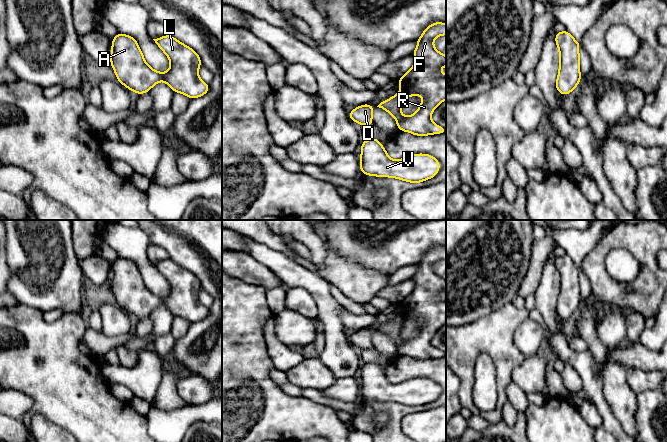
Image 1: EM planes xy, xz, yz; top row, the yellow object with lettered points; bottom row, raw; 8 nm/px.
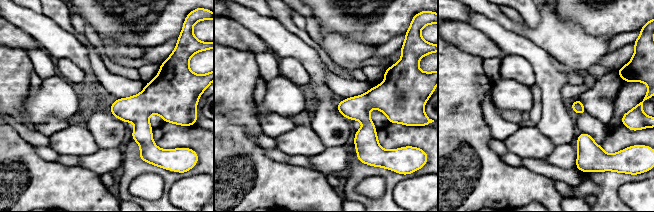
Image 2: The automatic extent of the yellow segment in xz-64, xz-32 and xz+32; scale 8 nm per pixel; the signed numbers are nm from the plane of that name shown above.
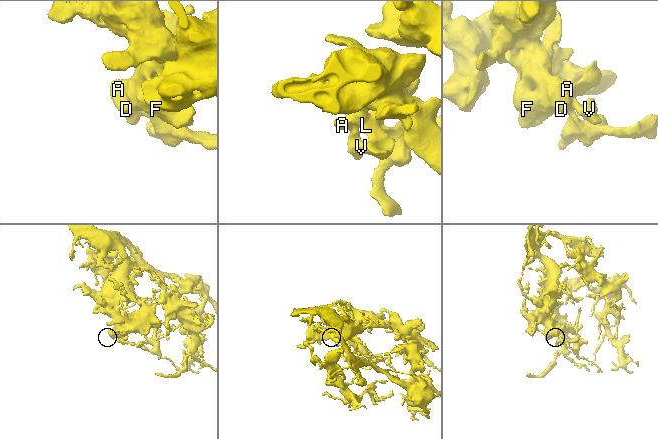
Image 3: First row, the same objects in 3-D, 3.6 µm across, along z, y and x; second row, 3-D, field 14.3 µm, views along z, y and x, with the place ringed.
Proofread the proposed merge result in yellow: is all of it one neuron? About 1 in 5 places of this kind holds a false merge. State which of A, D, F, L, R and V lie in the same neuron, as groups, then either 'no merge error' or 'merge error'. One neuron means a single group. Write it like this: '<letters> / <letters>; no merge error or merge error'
A D F L R V; no merge error

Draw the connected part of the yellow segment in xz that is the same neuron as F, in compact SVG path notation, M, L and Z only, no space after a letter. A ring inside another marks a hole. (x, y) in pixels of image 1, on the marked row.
M443 22L432 23L423 31L412 53L415 57L413 67L397 79L400 91L377 106L395 118L397 129L400 131L416 136L446 132L445 128L431 121L432 112L446 100L446 74L439 72L442 66L446 66L446 56L433 45L434 39L441 35L446 35L446 24ZM419 95L424 97L419 109L414 114L404 117L401 113L404 99Z

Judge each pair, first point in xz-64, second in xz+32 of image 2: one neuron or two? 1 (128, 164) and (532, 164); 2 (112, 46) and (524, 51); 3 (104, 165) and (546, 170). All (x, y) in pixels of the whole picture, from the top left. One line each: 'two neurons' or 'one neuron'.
1: two neurons
2: two neurons
3: two neurons

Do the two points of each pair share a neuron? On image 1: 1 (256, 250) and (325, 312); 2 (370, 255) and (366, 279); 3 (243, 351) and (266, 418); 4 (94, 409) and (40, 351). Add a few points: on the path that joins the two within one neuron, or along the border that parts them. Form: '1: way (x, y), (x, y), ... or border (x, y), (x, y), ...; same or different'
1: way (276, 261), (293, 275), (304, 278), (318, 292); same
2: border (346, 259), (389, 275); different
3: way (246, 368), (267, 391), (267, 401); same
4: way (81, 395), (52, 365); same

